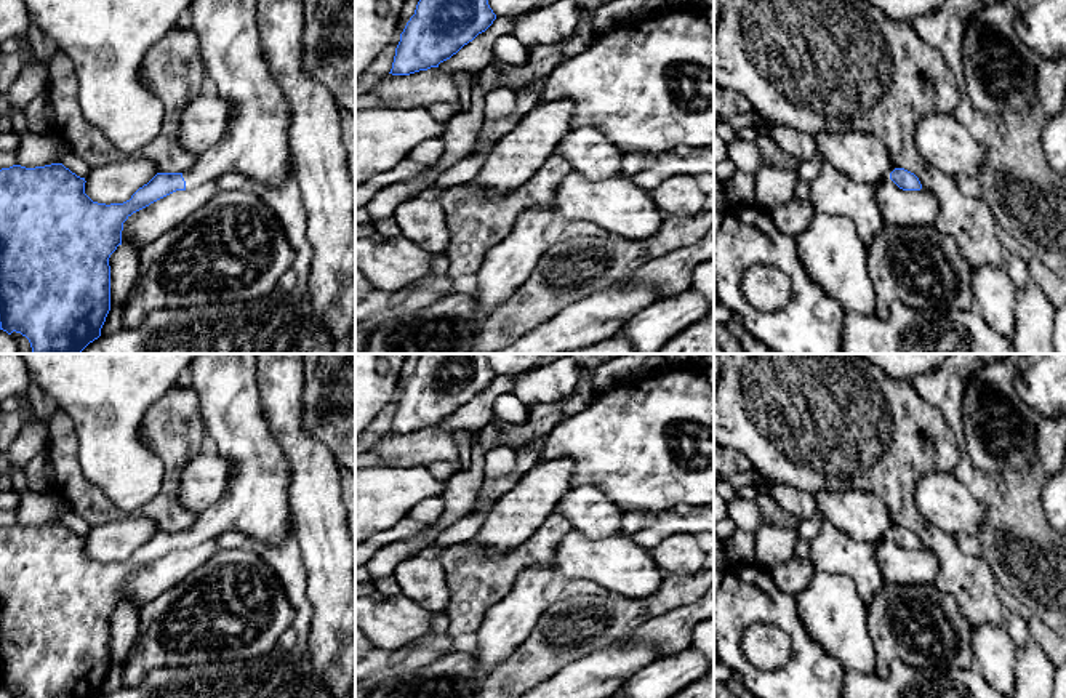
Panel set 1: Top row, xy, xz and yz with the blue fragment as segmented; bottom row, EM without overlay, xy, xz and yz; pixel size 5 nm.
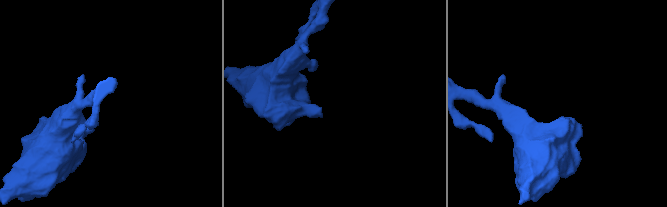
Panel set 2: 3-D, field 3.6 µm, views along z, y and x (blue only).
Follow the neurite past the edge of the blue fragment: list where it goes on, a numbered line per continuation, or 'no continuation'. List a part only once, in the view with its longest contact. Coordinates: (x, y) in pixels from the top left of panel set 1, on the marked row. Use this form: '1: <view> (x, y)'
1: xy (255, 144)

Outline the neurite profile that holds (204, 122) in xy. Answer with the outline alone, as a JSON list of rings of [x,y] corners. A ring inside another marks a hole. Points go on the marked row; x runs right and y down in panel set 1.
[[[210,86],[181,114],[179,146],[198,157],[214,146],[230,123],[230,106]]]

